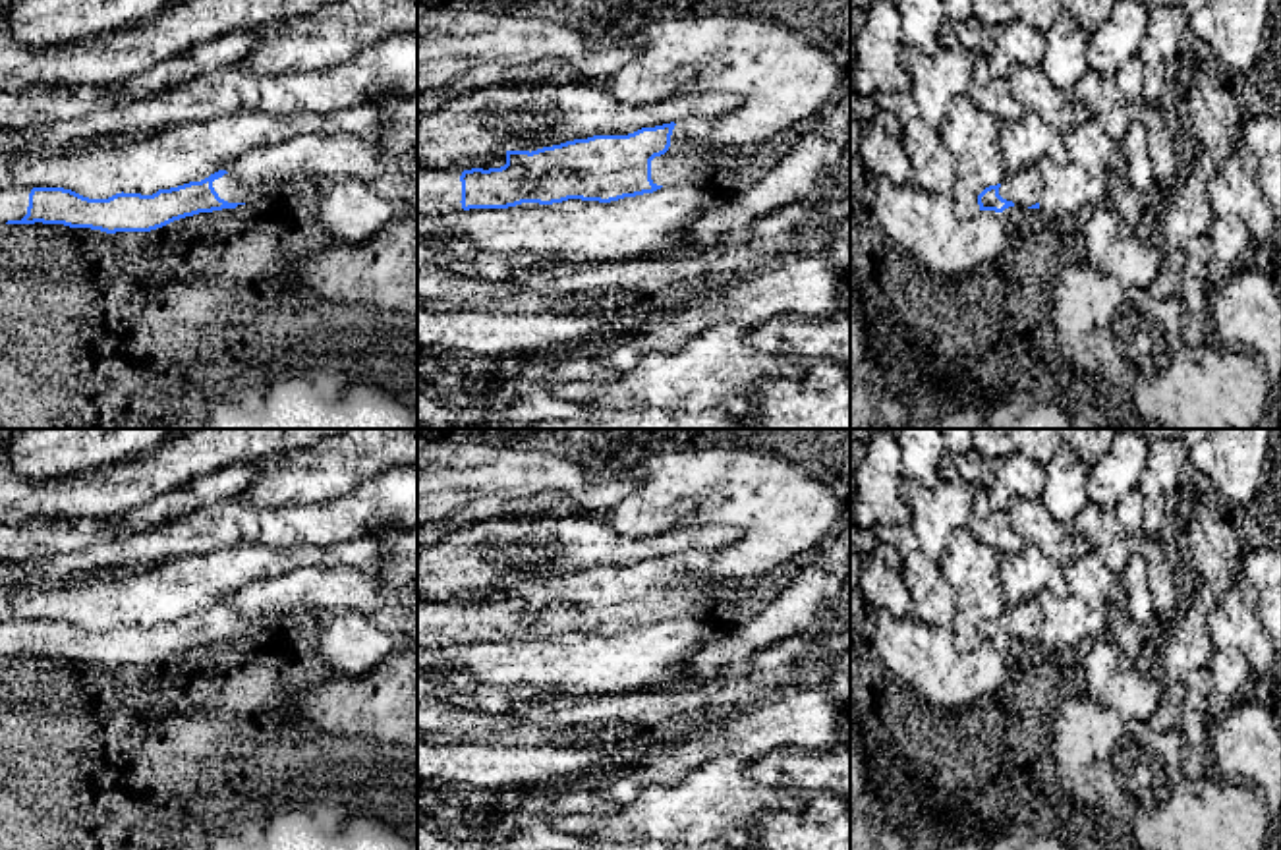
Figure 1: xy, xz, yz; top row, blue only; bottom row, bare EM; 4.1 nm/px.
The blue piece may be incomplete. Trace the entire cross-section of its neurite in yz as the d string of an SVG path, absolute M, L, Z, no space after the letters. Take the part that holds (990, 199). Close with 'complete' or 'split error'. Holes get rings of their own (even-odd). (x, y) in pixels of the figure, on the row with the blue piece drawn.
M1024 168L1016 174L1007 174L1007 178L985 187L978 195L980 211L1003 212L1009 207L1039 209L1041 201L1041 182L1034 168Z; split error

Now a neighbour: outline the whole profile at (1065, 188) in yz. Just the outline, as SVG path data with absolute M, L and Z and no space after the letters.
M1041 158L1034 170L1041 182L1039 211L1047 218L1072 216L1082 207L1109 203L1107 176L1094 176L1070 160Z

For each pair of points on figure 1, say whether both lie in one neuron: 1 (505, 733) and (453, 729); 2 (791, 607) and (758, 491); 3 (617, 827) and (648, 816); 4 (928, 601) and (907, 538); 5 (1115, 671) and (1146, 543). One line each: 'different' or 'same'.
1: same
2: different
3: same
4: same
5: different

